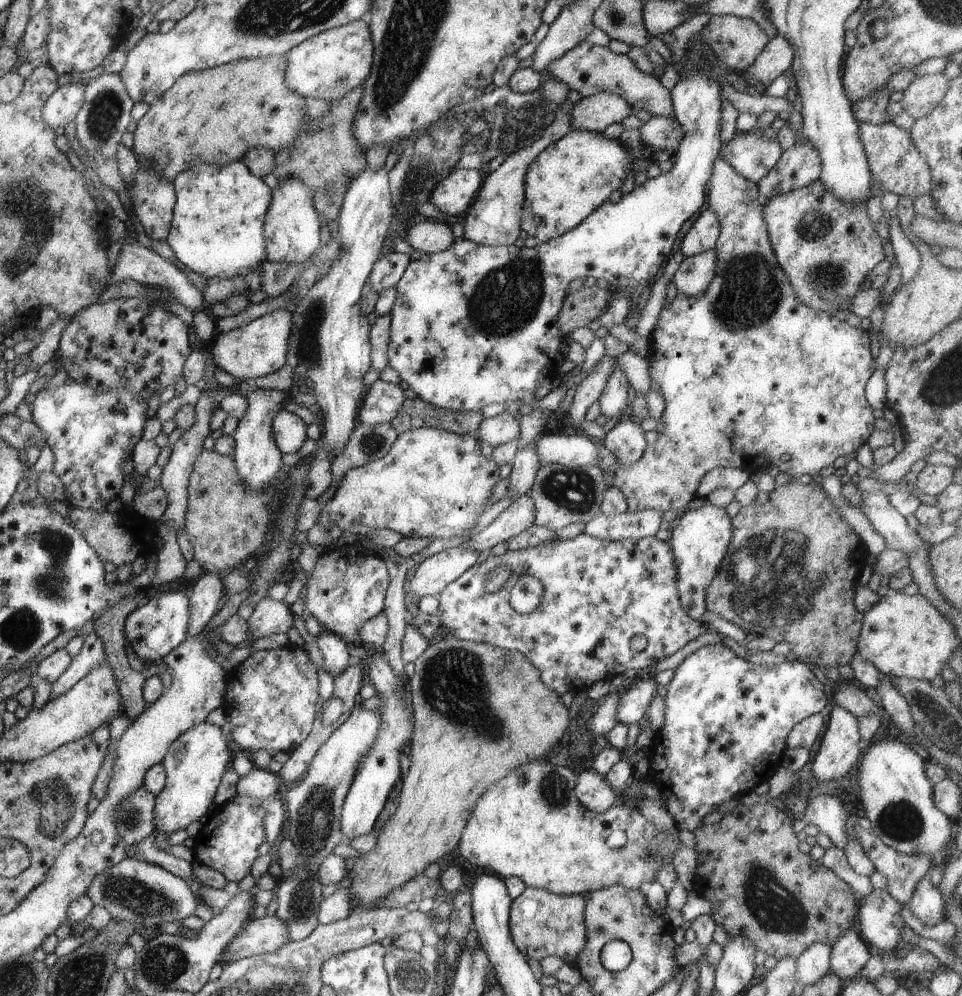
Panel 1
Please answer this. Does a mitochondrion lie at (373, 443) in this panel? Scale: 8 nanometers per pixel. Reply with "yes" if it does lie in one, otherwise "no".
yes

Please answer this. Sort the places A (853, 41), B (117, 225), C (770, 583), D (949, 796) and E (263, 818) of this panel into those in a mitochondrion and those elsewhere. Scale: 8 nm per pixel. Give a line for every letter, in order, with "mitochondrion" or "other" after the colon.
A: other
B: other
C: mitochondrion
D: other
E: other

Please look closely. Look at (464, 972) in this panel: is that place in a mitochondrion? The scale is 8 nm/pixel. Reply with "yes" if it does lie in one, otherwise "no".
no

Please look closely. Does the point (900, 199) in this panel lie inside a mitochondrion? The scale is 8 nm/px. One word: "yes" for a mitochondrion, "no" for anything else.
no

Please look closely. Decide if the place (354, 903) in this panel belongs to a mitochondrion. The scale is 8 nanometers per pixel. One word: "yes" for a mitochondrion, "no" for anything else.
no

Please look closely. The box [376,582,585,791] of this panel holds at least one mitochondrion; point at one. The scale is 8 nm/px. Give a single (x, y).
(446, 684)

